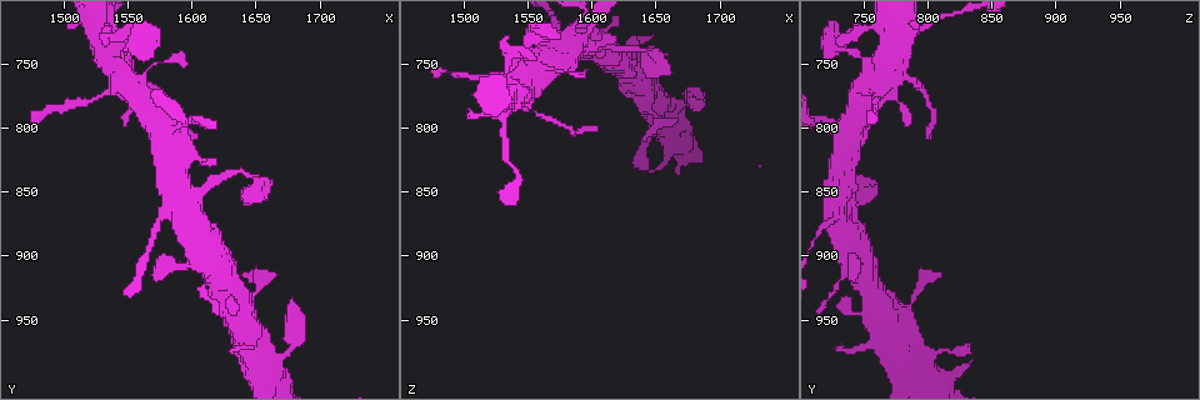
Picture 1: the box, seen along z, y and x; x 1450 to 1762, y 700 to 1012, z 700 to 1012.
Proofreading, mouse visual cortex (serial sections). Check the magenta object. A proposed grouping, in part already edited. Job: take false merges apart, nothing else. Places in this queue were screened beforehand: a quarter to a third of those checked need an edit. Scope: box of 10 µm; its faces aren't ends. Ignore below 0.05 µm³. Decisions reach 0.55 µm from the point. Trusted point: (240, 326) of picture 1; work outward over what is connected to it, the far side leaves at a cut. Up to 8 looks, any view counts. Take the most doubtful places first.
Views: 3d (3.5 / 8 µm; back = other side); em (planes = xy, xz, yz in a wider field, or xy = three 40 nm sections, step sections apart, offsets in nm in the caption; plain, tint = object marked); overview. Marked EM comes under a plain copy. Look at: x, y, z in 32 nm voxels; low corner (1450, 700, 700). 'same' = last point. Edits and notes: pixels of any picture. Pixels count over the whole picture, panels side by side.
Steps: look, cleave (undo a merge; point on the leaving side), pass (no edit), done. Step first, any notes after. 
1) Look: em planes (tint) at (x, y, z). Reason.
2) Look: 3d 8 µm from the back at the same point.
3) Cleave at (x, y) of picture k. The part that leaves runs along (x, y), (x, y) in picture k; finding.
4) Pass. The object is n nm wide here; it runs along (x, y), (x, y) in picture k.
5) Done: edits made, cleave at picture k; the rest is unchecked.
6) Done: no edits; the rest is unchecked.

Look: 3d 3.5 µm at (1602, 854, 736). Thick turns thin.

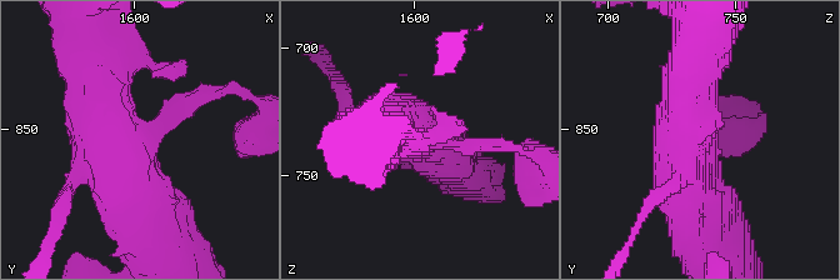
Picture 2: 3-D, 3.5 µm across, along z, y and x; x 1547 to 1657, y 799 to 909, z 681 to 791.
Look: em xy step 5 (tint) at the same point. Need the tissue.

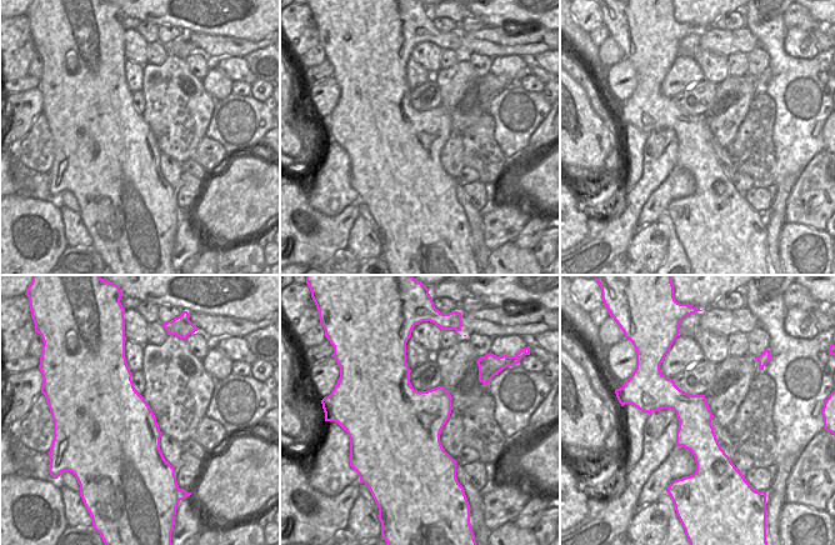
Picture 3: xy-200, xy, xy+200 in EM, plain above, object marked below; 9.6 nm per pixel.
Pass. It runs along (664, 381), (695, 418), (706, 465) in picture 3; one cell here.

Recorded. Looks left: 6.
Look: 3d 3.5 µm at (1582, 804, 724).

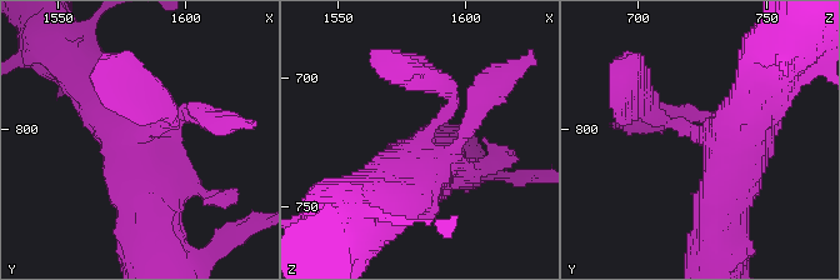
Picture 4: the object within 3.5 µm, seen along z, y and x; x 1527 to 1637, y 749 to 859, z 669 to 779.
Look: em xy step 1 (tint) at (1581, 802, 726).

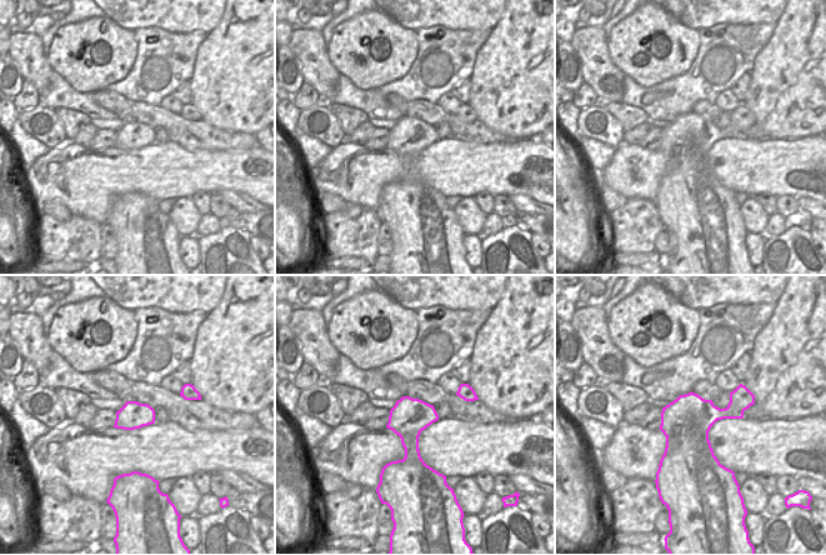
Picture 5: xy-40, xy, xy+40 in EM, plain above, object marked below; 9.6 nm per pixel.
Pass. The object is 380 nm wide here; it runs along (153, 216), (138, 140), (95, 79) in picture 4; all the same cell.

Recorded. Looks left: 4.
Look: em xy step 5 (tint) at (1666, 982, 784). Thin neck.

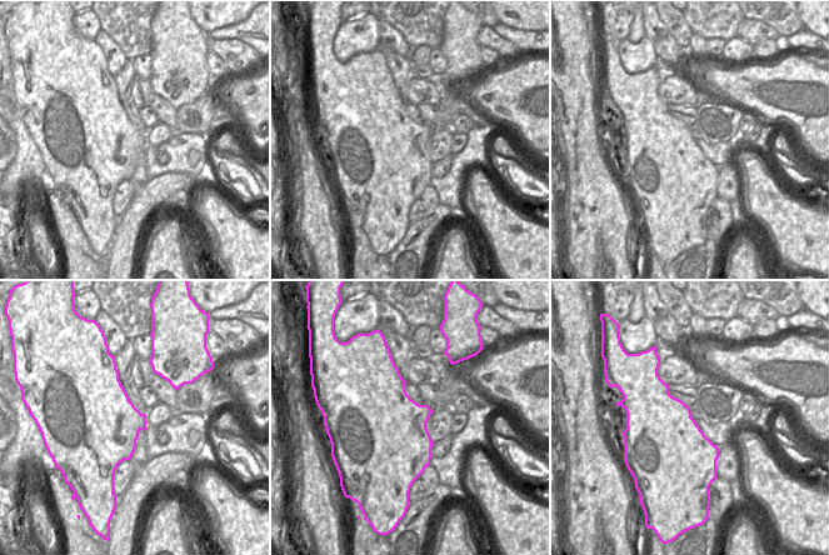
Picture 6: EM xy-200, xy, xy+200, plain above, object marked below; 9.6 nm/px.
Look: 3d 3.5 µm at the same point. Wider look.

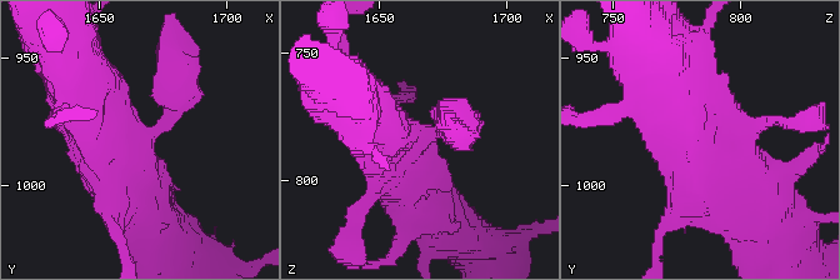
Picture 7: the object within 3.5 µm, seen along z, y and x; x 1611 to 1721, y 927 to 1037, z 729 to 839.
Pass. It runs along (671, 91), (723, 173), (768, 199) in picture 7; one cell here.

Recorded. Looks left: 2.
Done: no edits; the rest is unchecked.

